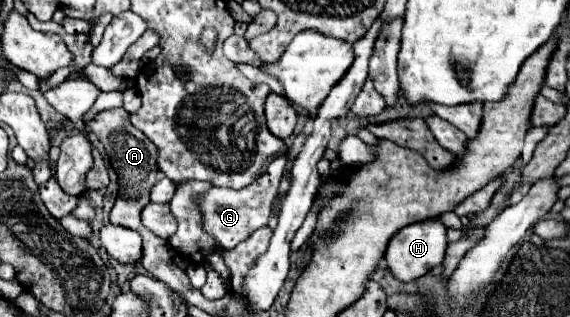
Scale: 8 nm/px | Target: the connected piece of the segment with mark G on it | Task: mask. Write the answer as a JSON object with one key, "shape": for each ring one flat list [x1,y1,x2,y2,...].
{"shape":[[280,154,280,156,274,158,274,162,270,162,268,170,264,174,260,174,246,188,240,188,240,190,212,188,210,192,206,192,206,196,202,198,204,226,206,226,206,230,210,230,214,234,214,238,218,238,218,242,224,248,234,248,238,242,246,240,258,228,268,226,270,206,272,206,272,202,274,202,274,198,278,194,278,186,280,186,282,172,284,172,286,164,288,164,288,156]]}

